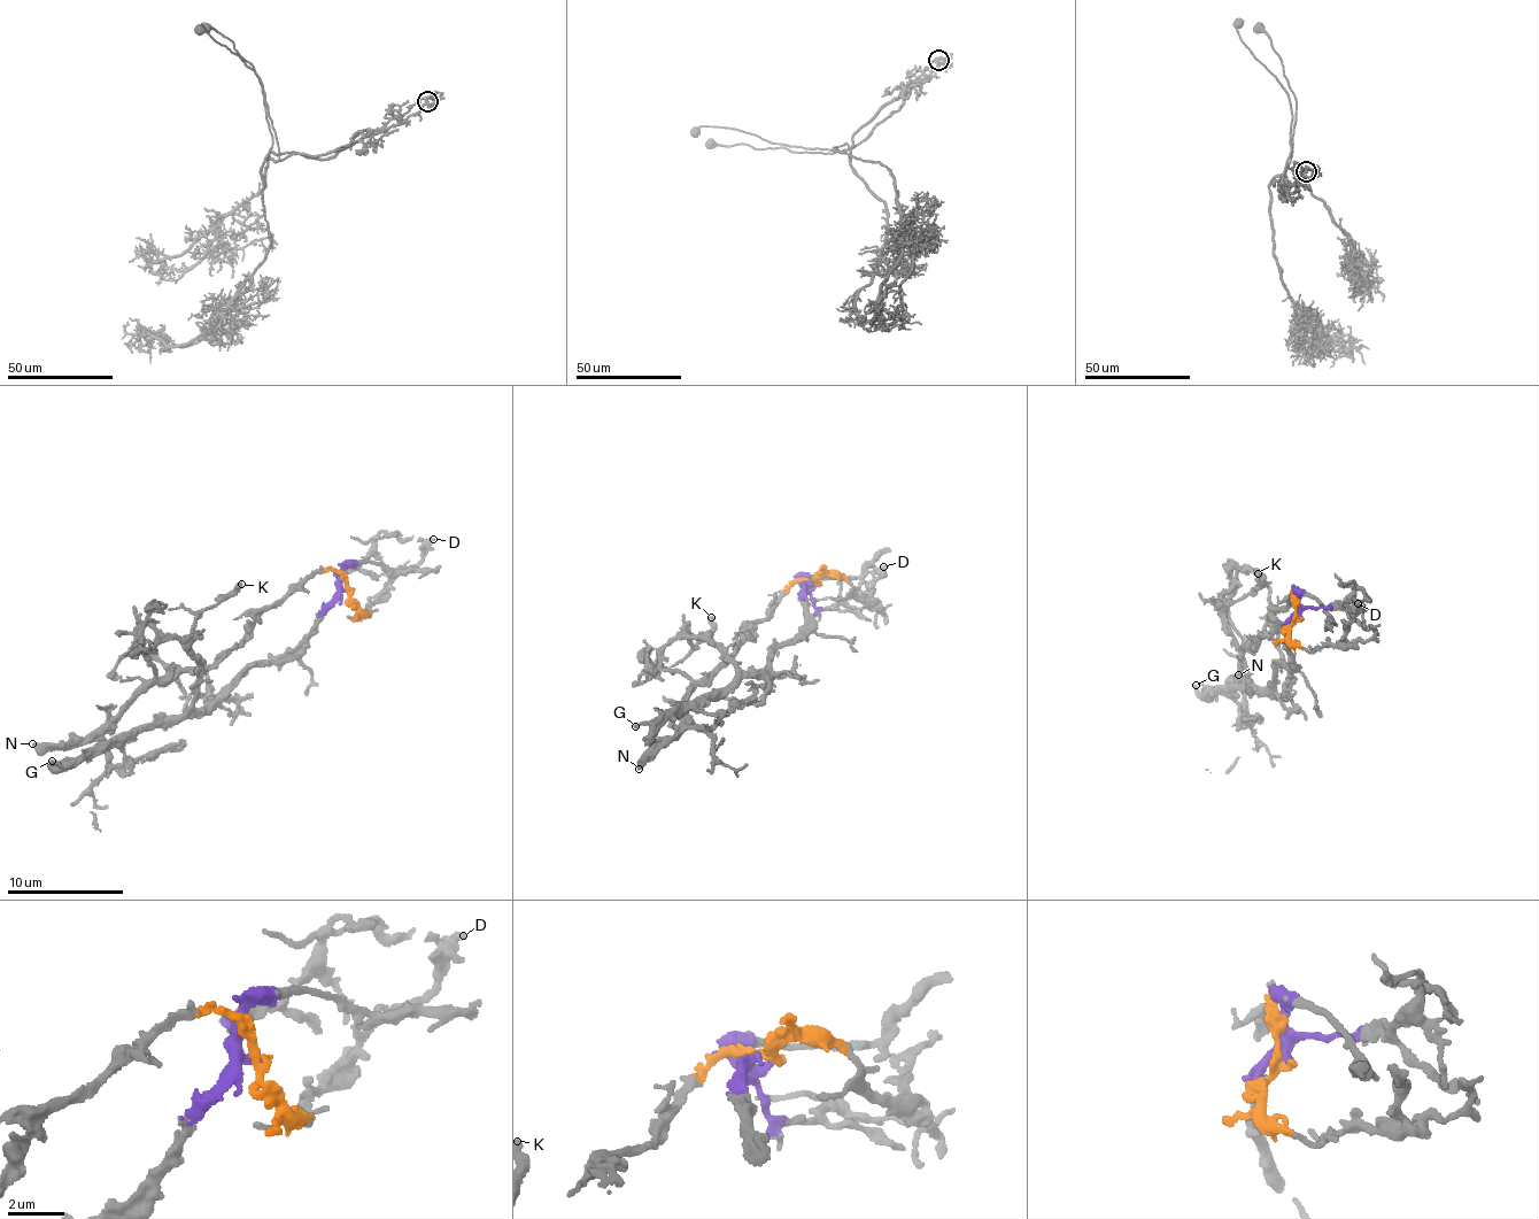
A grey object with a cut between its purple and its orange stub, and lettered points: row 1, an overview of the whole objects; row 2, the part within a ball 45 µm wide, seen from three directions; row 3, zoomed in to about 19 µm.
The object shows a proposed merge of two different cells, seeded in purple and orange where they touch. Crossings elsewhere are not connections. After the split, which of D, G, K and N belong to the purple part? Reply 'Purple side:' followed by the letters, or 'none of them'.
Purple side: G, K

